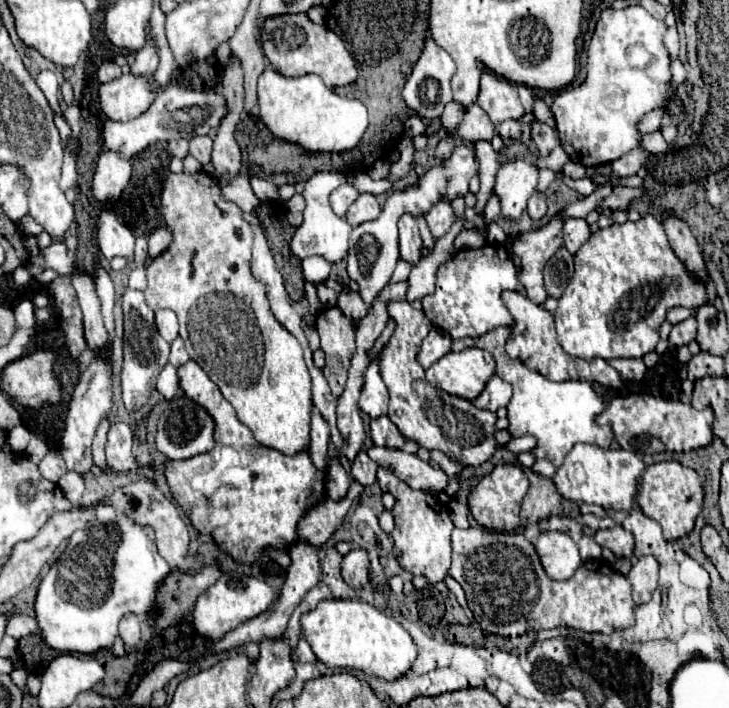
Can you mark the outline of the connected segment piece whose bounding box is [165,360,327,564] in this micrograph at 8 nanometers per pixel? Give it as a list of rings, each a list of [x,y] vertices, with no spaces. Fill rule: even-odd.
[[[187,360],[177,374],[185,396],[211,412],[211,418],[215,420],[215,448],[189,460],[165,462],[165,478],[173,496],[179,504],[195,504],[195,500],[199,500],[197,494],[205,496],[209,504],[213,504],[211,518],[205,522],[207,526],[199,526],[199,530],[209,532],[225,552],[243,564],[257,560],[265,546],[287,548],[295,544],[299,518],[327,496],[327,472],[319,472],[313,466],[309,450],[287,456],[279,450],[261,446],[253,438],[253,432],[237,420],[231,404],[195,360]]]

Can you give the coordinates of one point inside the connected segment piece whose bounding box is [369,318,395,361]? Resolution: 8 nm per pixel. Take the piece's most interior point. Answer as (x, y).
(390, 327)

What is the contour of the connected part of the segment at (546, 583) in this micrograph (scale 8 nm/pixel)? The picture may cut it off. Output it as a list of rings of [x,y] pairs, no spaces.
[[[471,526],[467,530],[455,528],[453,530],[453,564],[449,574],[463,586],[469,608],[473,610],[475,620],[479,622],[481,630],[487,634],[499,634],[499,636],[521,636],[527,630],[541,630],[541,628],[557,628],[557,626],[569,626],[583,632],[601,632],[611,634],[613,630],[631,628],[635,624],[633,610],[635,604],[631,600],[631,582],[617,570],[613,570],[605,560],[587,560],[579,566],[573,578],[565,582],[551,580],[541,562],[539,556],[525,540],[523,534],[517,532],[505,532],[505,530],[487,530],[479,526]]]

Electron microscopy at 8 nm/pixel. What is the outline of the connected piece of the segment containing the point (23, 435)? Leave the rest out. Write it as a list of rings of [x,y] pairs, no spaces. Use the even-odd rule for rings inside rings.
[[[15,426],[13,430],[9,430],[9,436],[7,436],[7,444],[11,446],[13,452],[25,452],[29,440],[33,438],[33,432],[25,426]]]

